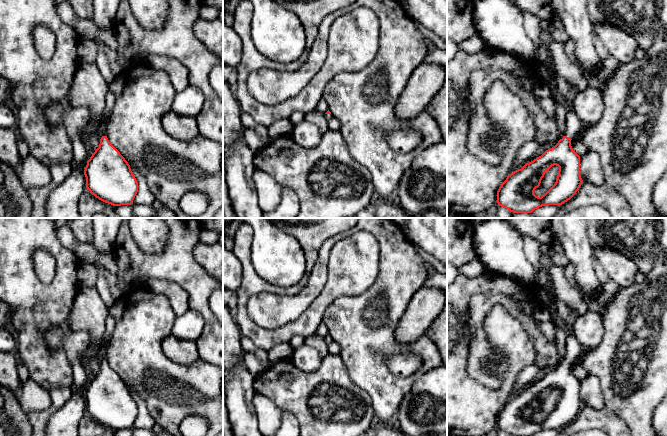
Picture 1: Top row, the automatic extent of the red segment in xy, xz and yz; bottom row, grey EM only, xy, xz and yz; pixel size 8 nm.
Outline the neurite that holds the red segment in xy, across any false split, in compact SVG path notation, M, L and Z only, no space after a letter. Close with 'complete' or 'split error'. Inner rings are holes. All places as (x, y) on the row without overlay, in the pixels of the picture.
M108 315L106 320L105 355L99 371L87 385L84 394L86 412L99 424L113 430L131 429L138 416L138 406L130 389L106 360L107 348L115 320Z; split error

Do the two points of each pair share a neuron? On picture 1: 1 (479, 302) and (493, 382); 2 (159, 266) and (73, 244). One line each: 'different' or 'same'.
1: same
2: different

